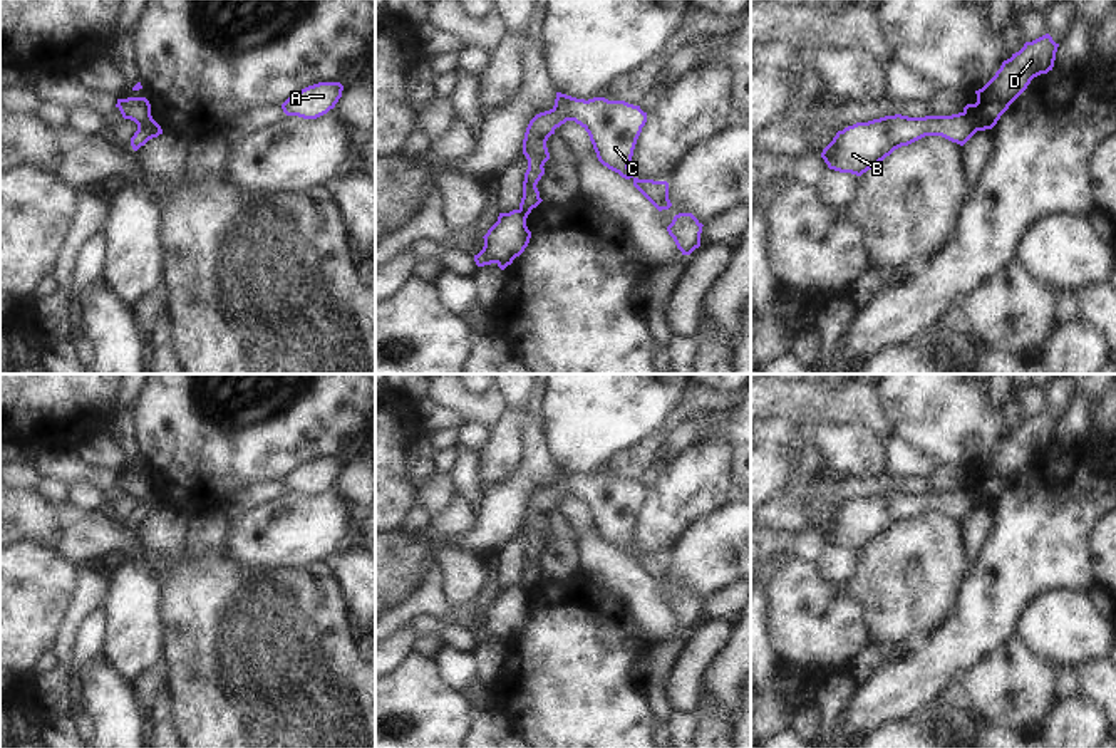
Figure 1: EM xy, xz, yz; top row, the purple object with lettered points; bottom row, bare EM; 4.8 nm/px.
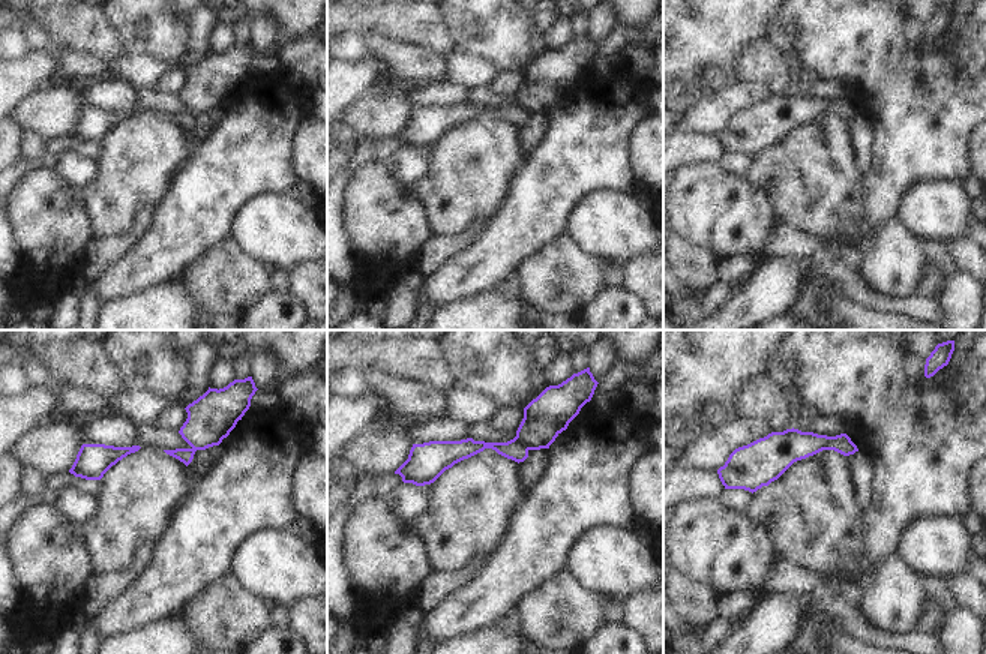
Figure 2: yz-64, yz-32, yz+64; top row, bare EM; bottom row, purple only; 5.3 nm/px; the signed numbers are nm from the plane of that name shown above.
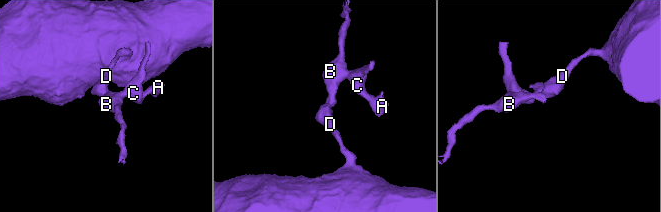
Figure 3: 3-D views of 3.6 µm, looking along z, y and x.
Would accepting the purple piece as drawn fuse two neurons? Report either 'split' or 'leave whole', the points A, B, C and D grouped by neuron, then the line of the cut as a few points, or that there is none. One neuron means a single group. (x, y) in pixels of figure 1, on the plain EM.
split | A B C / D | yz (964, 487), (977, 505)

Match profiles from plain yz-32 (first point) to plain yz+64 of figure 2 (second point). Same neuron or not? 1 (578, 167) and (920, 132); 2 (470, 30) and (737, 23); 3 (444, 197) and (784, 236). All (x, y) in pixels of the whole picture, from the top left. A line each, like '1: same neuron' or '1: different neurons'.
1: same neuron
2: different neurons
3: different neurons

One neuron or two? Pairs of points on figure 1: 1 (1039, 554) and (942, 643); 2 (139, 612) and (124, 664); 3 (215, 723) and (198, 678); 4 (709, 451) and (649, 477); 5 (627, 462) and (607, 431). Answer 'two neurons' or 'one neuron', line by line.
1: one neuron
2: one neuron
3: one neuron
4: two neurons
5: two neurons

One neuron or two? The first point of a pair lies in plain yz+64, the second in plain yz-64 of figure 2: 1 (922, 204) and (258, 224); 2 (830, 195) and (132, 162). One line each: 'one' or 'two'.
1: one
2: one

